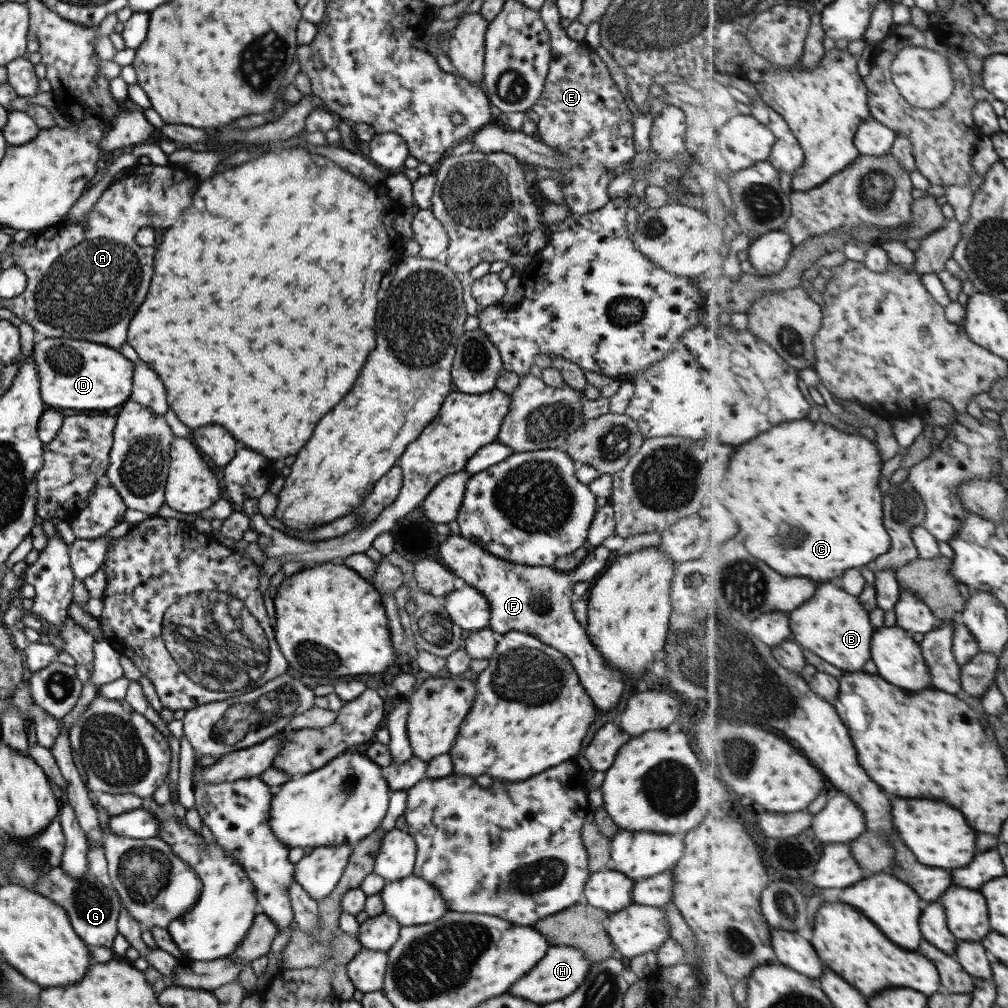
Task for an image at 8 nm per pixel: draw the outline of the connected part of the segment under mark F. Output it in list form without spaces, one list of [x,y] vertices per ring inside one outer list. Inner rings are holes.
[[[461,534],[448,535],[439,549],[445,566],[488,599],[491,608],[490,629],[499,633],[499,636],[510,631],[525,632],[564,653],[575,668],[580,684],[592,696],[597,718],[617,707],[624,692],[622,674],[616,669],[611,670],[602,653],[589,639],[585,626],[576,620],[572,600],[574,585],[598,578],[614,556],[611,550],[603,545],[590,547],[588,554],[573,570],[561,572],[553,565],[532,566],[501,559],[484,550],[482,545],[464,539]]]

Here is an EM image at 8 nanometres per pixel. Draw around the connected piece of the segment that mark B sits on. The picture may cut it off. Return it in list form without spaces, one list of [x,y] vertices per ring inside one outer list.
[[[824,584],[816,596],[802,608],[791,613],[792,640],[804,648],[816,651],[822,658],[845,671],[862,672],[868,660],[873,658],[872,642],[875,636],[870,611],[859,596],[846,592],[836,584]]]

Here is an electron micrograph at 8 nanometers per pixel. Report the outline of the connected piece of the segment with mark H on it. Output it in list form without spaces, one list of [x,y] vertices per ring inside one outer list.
[[[552,946],[544,956],[544,960],[540,960],[540,964],[536,964],[536,968],[532,968],[528,976],[524,976],[524,982],[520,980],[510,988],[510,994],[532,1002],[536,1000],[536,1004],[540,1006],[546,1005],[546,1002],[556,1002],[572,994],[584,982],[584,976],[588,974],[588,970],[590,970],[590,960],[584,958],[584,954],[578,948]]]

